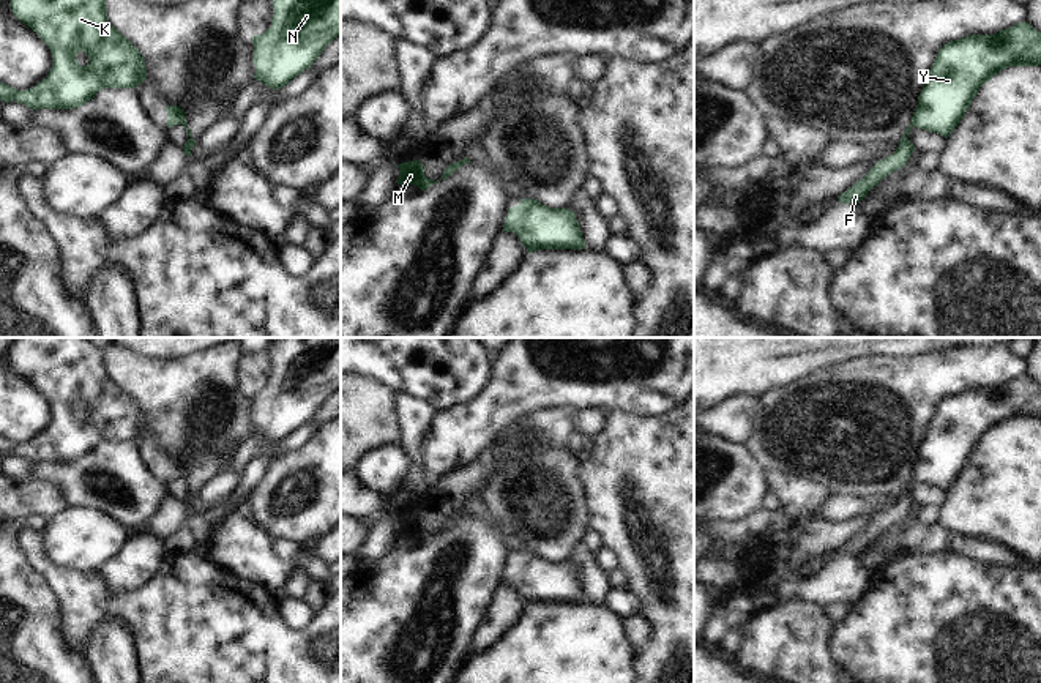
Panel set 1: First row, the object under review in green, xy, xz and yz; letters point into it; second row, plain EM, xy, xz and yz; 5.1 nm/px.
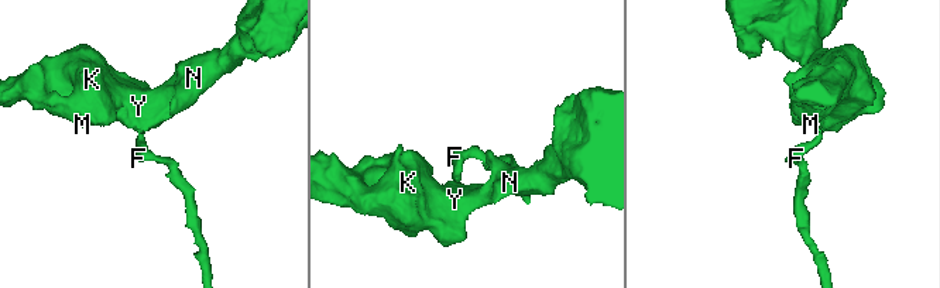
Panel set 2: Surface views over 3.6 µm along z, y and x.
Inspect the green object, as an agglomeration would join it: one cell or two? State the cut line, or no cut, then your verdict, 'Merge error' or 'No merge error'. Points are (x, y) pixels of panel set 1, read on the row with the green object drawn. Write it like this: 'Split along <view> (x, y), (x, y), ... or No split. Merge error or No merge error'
Split along yz (912, 120), (915, 125). Merge error.

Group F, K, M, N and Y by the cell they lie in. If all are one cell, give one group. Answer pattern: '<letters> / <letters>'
F / K M N Y

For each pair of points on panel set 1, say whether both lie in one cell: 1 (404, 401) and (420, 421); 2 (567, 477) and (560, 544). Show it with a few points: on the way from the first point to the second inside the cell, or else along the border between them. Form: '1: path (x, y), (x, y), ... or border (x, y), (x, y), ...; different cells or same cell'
1: path (409, 406), (418, 417); same cell
2: path (562, 494), (562, 527); same cell

